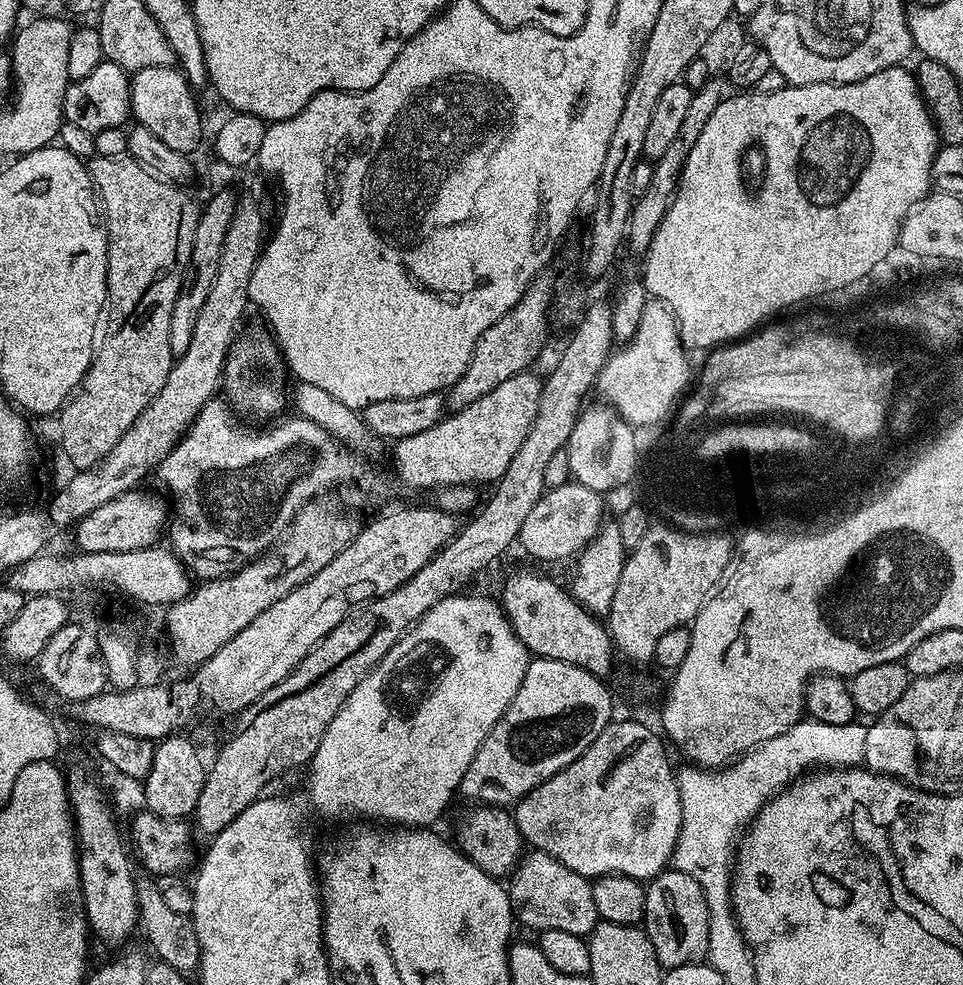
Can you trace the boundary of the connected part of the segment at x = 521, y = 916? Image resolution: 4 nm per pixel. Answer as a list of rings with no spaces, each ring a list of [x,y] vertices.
[[[525,851],[506,887],[515,919],[525,928],[567,930],[569,934],[587,937],[598,923],[589,877],[579,876],[545,852]]]

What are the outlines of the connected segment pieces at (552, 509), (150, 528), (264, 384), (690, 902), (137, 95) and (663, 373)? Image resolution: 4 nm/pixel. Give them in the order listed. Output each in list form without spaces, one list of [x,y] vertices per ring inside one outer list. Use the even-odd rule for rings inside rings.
[[[567,482],[557,488],[547,489],[544,496],[538,498],[534,510],[530,510],[526,522],[522,522],[519,547],[524,547],[525,554],[533,556],[536,560],[564,560],[567,556],[575,557],[599,532],[602,523],[600,514],[604,510],[604,500],[605,497],[601,493],[577,482]]]
[[[138,491],[124,492],[110,502],[90,510],[90,514],[86,514],[75,525],[75,547],[82,552],[118,552],[142,550],[155,545],[165,531],[170,512],[164,509],[158,497]]]
[[[240,334],[229,346],[228,357],[225,358],[222,392],[225,392],[223,395],[229,405],[241,404],[246,411],[253,412],[256,416],[276,418],[285,411],[284,404],[286,408],[290,400],[289,389],[287,387],[284,389],[284,376],[286,377],[284,356],[280,353],[279,344],[271,335],[242,336]]]
[[[665,870],[652,877],[644,889],[642,927],[654,946],[654,954],[658,954],[661,969],[701,963],[708,955],[710,934],[706,894],[702,886],[698,886],[690,874],[675,870]]]
[[[150,66],[146,70],[131,73],[130,79],[130,102],[135,123],[146,126],[150,134],[154,134],[161,142],[166,142],[166,146],[173,150],[195,153],[204,124],[200,121],[200,108],[196,105],[197,93],[179,67]]]
[[[649,298],[642,310],[638,330],[634,330],[632,337],[608,357],[596,380],[595,391],[600,392],[599,399],[611,406],[616,415],[629,425],[667,421],[690,384],[687,355],[689,353],[680,343],[680,331],[672,311],[662,301]]]

